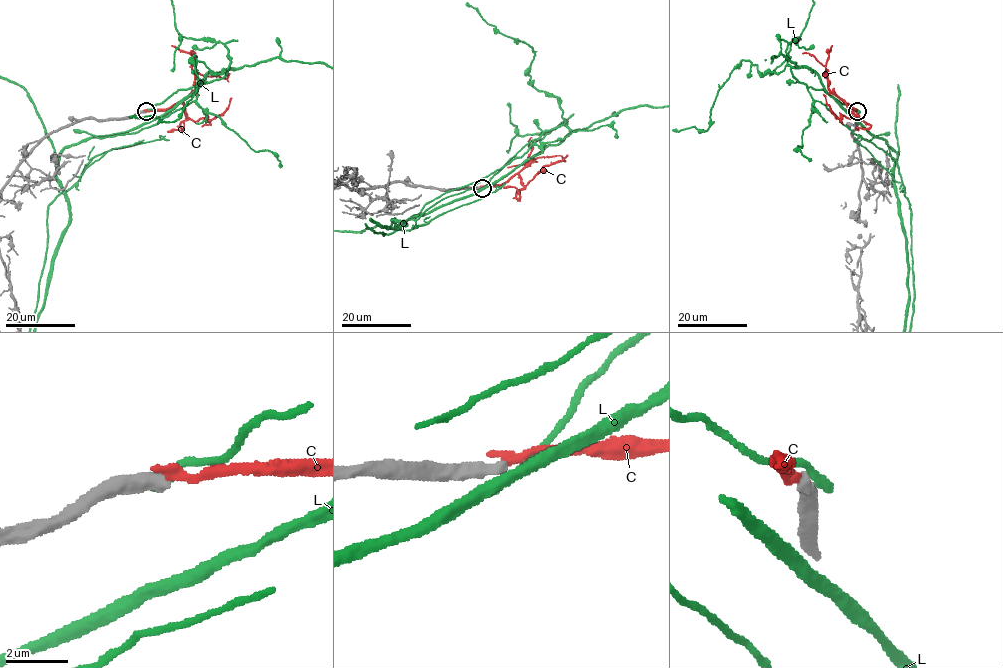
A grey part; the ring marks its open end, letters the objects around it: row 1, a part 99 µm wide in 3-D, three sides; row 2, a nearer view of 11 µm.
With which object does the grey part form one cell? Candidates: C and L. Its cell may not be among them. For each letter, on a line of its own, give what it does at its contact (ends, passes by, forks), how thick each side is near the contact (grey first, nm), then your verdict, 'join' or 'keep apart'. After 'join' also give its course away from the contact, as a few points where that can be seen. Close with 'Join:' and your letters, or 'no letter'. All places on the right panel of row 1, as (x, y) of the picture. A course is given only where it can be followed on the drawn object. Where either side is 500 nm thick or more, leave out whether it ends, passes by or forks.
C: it ends there; 460 nm thick on the grey side, 300 nm on the other; keep apart
L: it ends there; 460 nm thick on the grey side, 360 nm on the other; keep apart
Join: no letter

